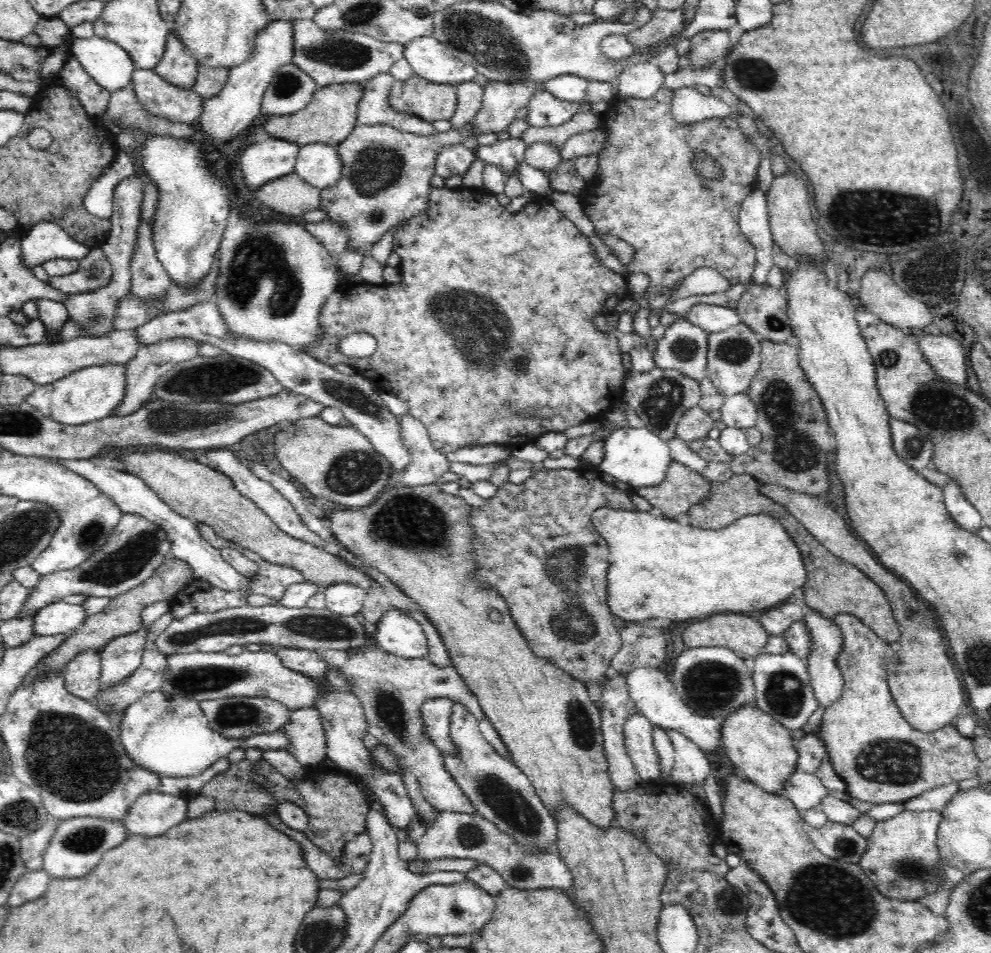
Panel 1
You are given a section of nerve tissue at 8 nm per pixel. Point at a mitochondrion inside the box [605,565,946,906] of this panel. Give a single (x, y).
(893, 763)

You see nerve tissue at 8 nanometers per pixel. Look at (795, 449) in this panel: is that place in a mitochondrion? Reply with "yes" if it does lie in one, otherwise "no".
yes

